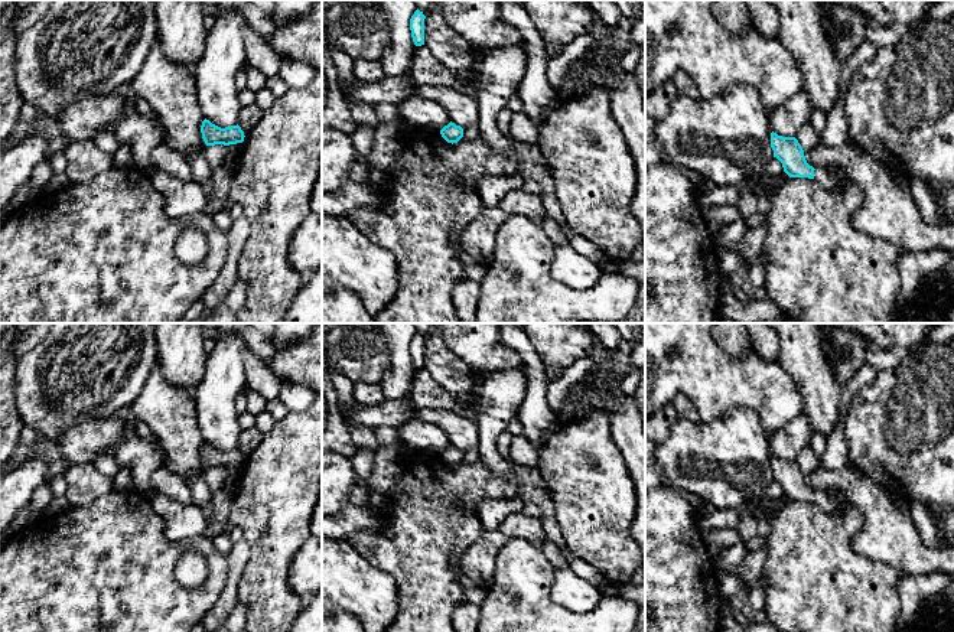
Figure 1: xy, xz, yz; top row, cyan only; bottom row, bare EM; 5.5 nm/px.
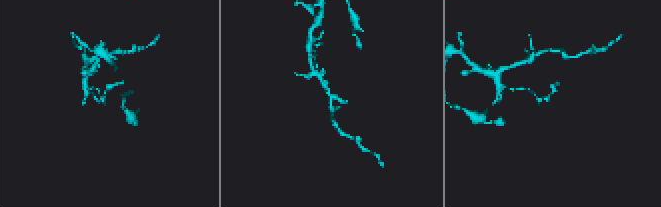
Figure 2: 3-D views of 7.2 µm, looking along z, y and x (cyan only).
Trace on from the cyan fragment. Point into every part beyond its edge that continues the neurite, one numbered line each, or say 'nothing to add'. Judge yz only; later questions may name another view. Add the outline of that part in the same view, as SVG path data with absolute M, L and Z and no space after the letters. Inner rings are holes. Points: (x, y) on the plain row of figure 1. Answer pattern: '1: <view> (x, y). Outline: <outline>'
1: yz (829, 501). Outline: M823 492L814 493L814 504L821 506L826 512L839 512L846 505L846 498L840 492Z

